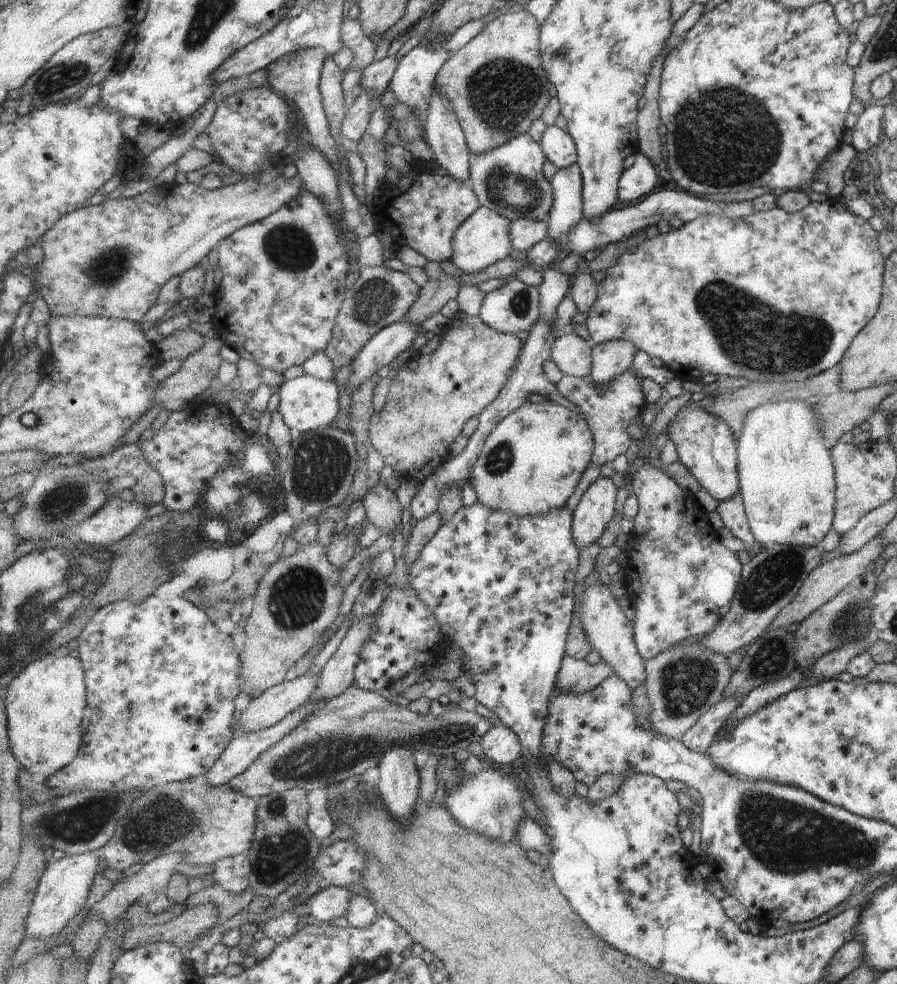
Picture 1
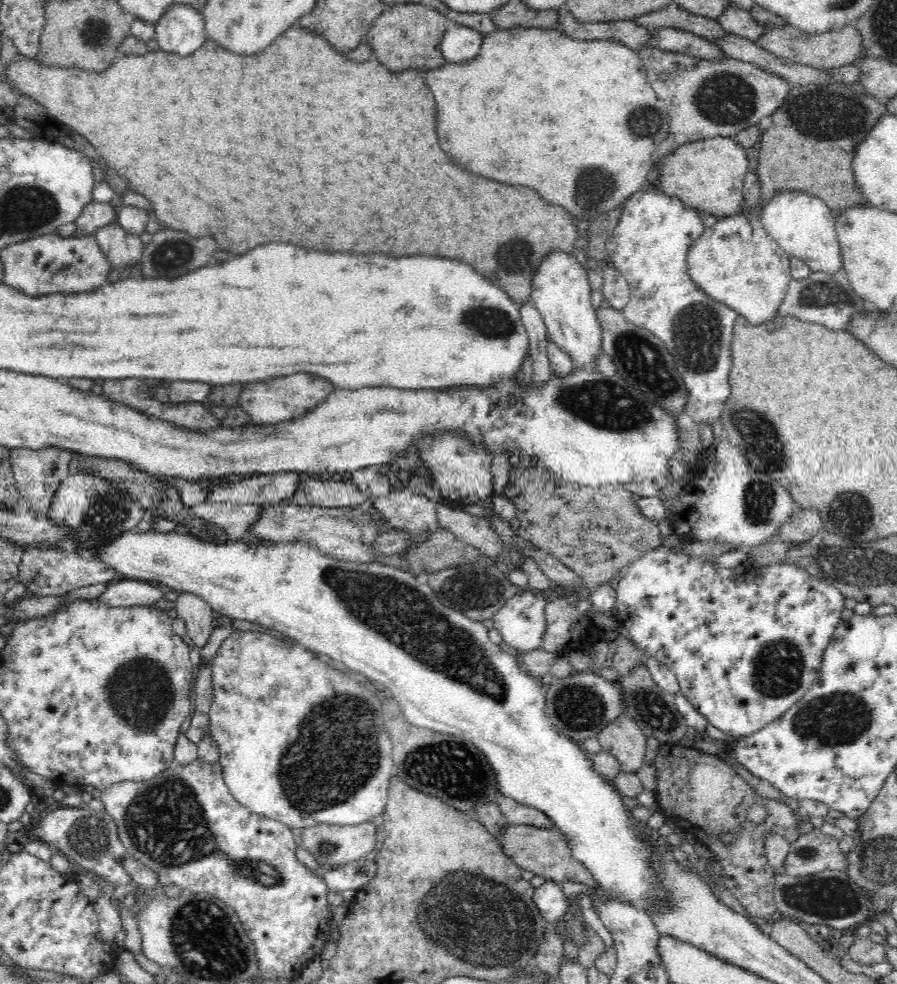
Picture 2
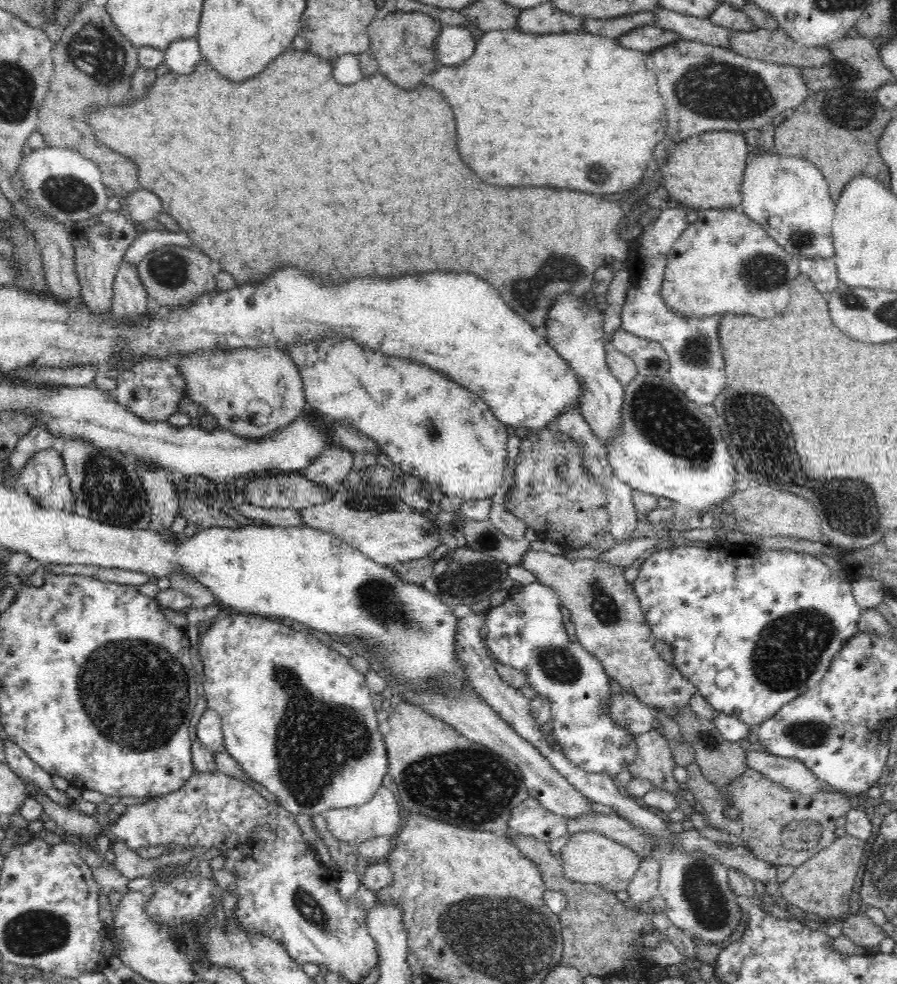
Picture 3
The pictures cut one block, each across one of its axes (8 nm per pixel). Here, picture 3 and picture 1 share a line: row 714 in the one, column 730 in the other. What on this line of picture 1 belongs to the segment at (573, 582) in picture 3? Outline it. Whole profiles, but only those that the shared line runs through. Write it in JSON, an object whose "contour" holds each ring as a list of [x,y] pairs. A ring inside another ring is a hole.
{"contour":[[[700,642],[667,649],[658,657],[645,660],[645,663],[645,686],[652,704],[651,730],[680,741],[699,722],[703,713],[721,700],[732,673],[726,657],[704,649]]]}

